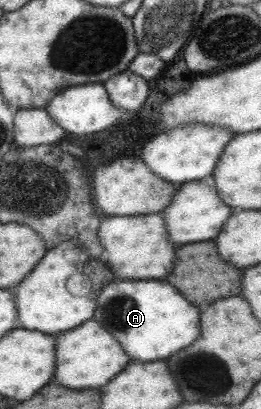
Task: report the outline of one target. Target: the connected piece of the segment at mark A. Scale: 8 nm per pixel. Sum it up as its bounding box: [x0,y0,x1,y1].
[93,278,200,361]

